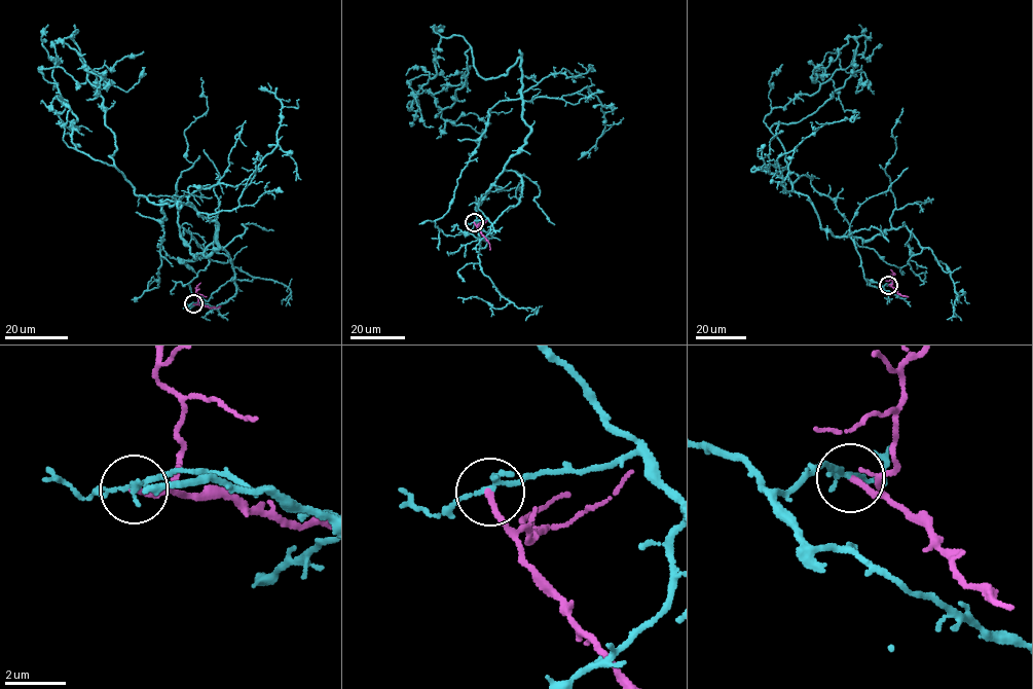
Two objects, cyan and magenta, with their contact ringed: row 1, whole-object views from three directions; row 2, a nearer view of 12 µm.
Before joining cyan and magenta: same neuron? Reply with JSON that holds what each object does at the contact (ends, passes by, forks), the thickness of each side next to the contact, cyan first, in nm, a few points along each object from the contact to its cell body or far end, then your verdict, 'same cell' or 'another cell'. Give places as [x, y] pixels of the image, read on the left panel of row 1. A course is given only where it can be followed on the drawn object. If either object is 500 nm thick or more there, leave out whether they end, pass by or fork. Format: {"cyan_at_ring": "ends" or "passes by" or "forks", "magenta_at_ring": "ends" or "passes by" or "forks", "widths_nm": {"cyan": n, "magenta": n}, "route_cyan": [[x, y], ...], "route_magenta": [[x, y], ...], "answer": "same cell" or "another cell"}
{"cyan_at_ring": "passes by", "magenta_at_ring": "ends", "widths_nm": {"cyan": 170, "magenta": 200}, "route_cyan": [[193, 303], [235, 292], [229, 254], [203, 255], [217, 222], [135, 193], [64, 38], [101, 76], [86, 100]], "route_magenta": [[193, 303], [220, 306]], "answer": "another cell"}

